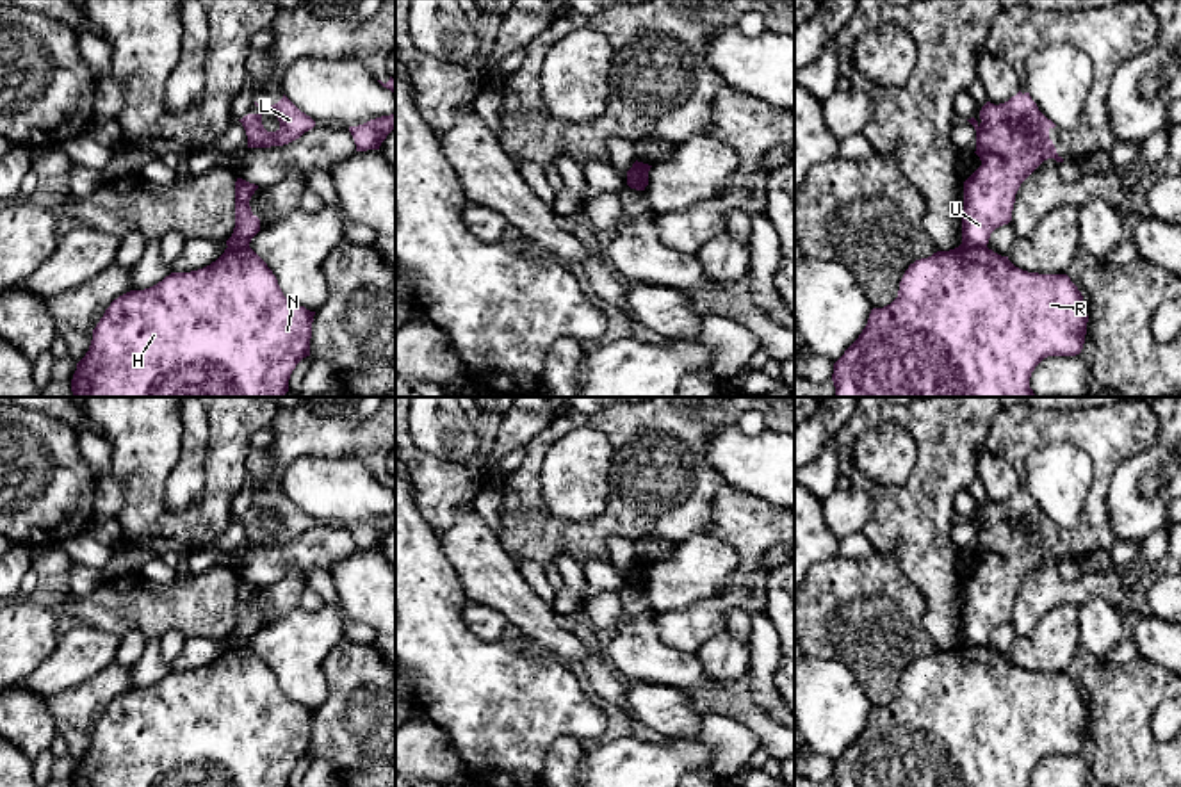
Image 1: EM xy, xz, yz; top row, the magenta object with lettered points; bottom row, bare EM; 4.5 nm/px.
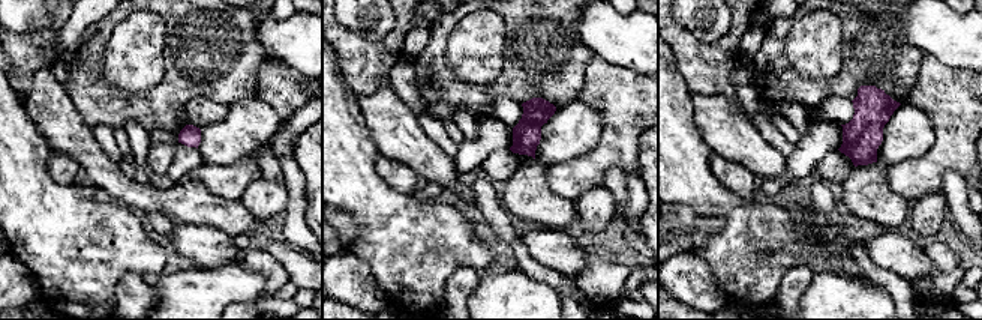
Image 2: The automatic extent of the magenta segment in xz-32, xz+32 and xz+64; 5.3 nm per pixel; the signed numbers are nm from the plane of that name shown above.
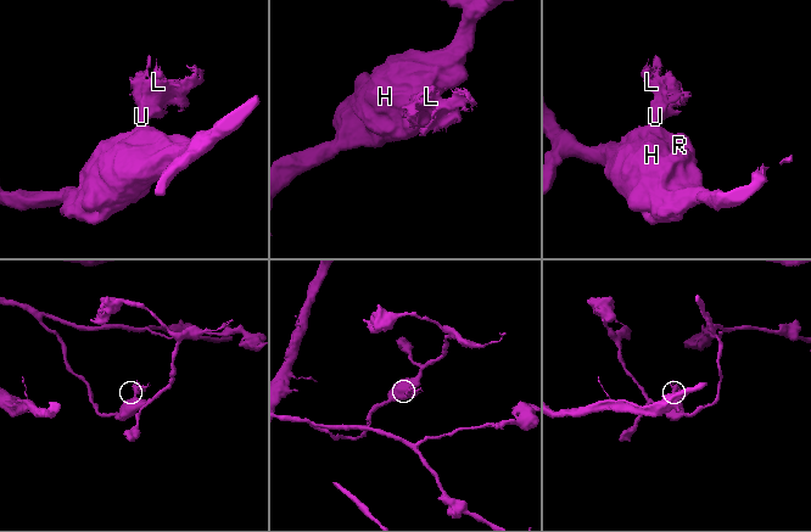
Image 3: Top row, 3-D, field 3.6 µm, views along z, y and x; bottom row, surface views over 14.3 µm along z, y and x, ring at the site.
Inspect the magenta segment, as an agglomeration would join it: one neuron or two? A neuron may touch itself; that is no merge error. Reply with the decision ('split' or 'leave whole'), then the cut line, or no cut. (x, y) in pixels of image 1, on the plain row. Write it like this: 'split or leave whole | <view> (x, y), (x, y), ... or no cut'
split | yz (962, 641), (973, 647), (985, 647)

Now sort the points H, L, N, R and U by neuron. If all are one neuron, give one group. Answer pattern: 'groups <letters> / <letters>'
groups H N R / L U

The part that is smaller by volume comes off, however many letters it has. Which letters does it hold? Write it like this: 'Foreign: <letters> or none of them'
Foreign: L, U

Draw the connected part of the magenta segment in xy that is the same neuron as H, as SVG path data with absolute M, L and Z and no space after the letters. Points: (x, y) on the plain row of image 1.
M249 643L226 646L203 668L171 671L150 687L114 698L93 728L71 787L289 787L292 769L310 755L314 714L283 694L276 675Z

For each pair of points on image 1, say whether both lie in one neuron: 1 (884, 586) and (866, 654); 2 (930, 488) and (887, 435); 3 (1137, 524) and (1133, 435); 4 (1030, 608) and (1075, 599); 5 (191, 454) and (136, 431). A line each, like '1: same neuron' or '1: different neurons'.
1: same neuron
2: different neurons
3: different neurons
4: same neuron
5: different neurons

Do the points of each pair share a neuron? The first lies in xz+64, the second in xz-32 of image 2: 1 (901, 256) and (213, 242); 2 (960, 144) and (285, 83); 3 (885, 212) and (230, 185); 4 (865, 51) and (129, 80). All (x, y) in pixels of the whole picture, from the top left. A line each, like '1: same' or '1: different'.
1: same
2: same
3: different
4: different

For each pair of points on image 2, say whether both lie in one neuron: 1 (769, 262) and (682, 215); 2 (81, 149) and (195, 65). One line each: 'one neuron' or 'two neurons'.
1: two neurons
2: two neurons

